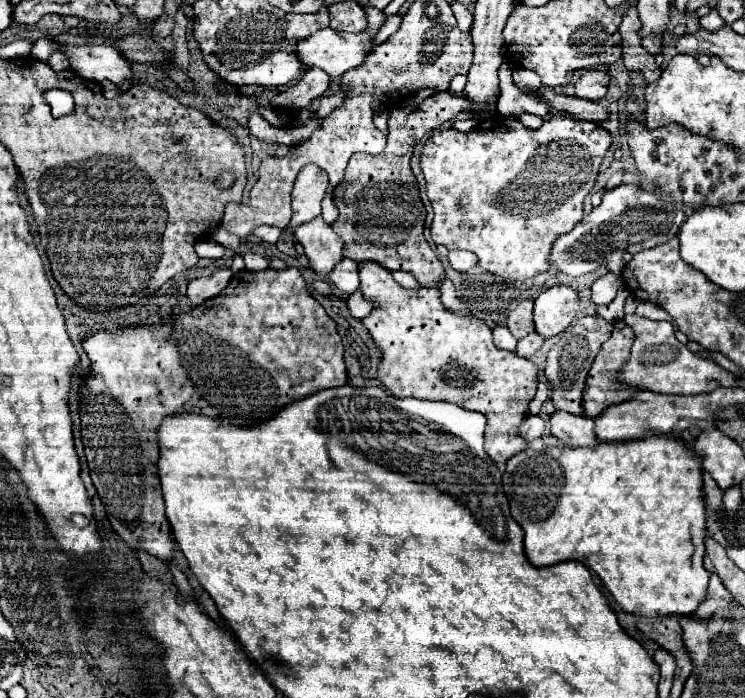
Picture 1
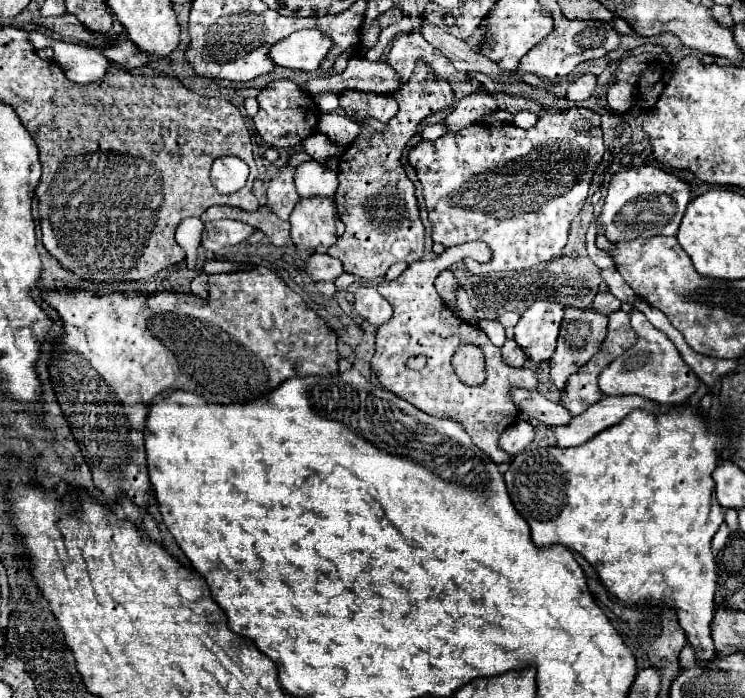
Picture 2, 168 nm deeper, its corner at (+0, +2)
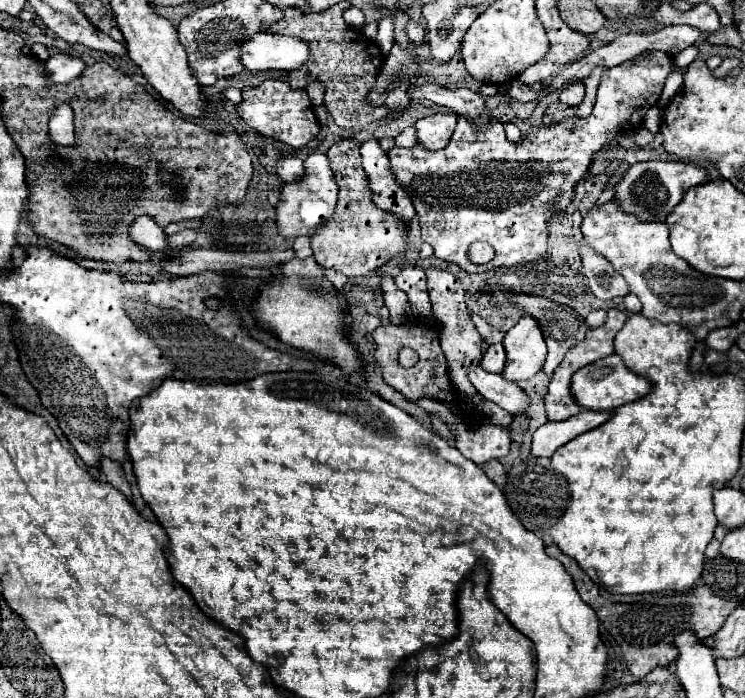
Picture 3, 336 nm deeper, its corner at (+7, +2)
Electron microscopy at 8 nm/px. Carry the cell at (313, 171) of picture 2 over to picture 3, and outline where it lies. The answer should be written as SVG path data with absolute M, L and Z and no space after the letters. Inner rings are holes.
M285 157L285 159L279 159L279 163L277 163L277 175L285 183L293 183L293 181L301 179L303 171L305 171L303 161L299 157Z

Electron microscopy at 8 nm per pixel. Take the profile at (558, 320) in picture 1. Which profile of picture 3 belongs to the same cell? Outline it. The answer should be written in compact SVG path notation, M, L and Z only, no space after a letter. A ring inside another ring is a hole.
M521 317L519 323L507 331L503 347L507 361L501 375L505 379L519 383L531 379L537 371L541 371L547 355L547 345L535 319Z

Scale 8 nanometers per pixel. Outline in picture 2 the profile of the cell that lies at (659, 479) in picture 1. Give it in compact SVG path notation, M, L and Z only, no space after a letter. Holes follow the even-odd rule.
M680 405L680 407L666 411L666 413L648 413L648 411L636 409L630 415L626 415L622 423L598 433L592 441L588 441L580 447L568 447L568 449L540 447L540 449L528 449L528 451L516 455L512 459L508 471L504 473L504 479L506 479L506 487L508 487L508 493L510 493L510 499L516 507L516 511L530 525L532 541L536 547L564 545L564 547L580 553L596 569L602 585L610 593L614 593L618 599L622 599L624 603L630 603L630 605L662 603L662 605L674 607L678 613L680 625L686 631L688 641L696 649L696 657L700 657L700 661L708 661L710 657L714 657L714 643L710 637L710 621L714 617L714 595L716 595L716 563L714 563L714 555L710 549L710 541L712 541L714 533L718 531L720 523L724 521L722 507L718 505L716 495L714 495L714 481L712 481L710 473L714 471L718 455L720 455L724 445L726 445L726 441L720 437L720 425L704 423L704 419L700 415L696 415L690 407Z

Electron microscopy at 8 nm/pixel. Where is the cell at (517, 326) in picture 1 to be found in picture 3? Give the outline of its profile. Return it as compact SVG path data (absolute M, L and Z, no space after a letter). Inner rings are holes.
M471 315L471 319L473 319L473 323L475 323L475 327L477 327L477 331L481 333L481 339L485 341L485 343L497 343L497 341L503 341L503 333L501 331L497 331L497 329L493 329L487 321L483 321L479 315Z

